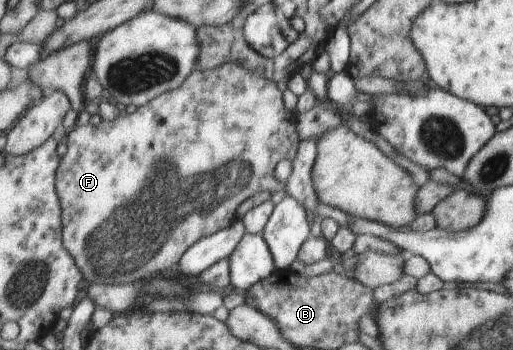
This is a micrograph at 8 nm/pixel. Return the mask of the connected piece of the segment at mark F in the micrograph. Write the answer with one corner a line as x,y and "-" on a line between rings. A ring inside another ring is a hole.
226,62
214,69
196,68
185,79
183,85
160,94
130,115
118,116
113,121
102,121
99,125
76,124
69,131
67,151
60,158
60,165
56,172
55,188
63,207
63,245
90,284
125,284
136,280
147,280
159,271
163,273
167,271
171,276
173,269
178,271
179,261
187,249
190,249
200,238
215,234
237,221
236,210
243,201
247,201
258,192
268,192
273,195
286,189
285,183
275,179
275,168
284,159
289,159
291,162
295,160
301,140
296,129
297,117
295,112
285,108
279,85
280,83
262,77
261,74
256,74
253,69
246,69
238,62

